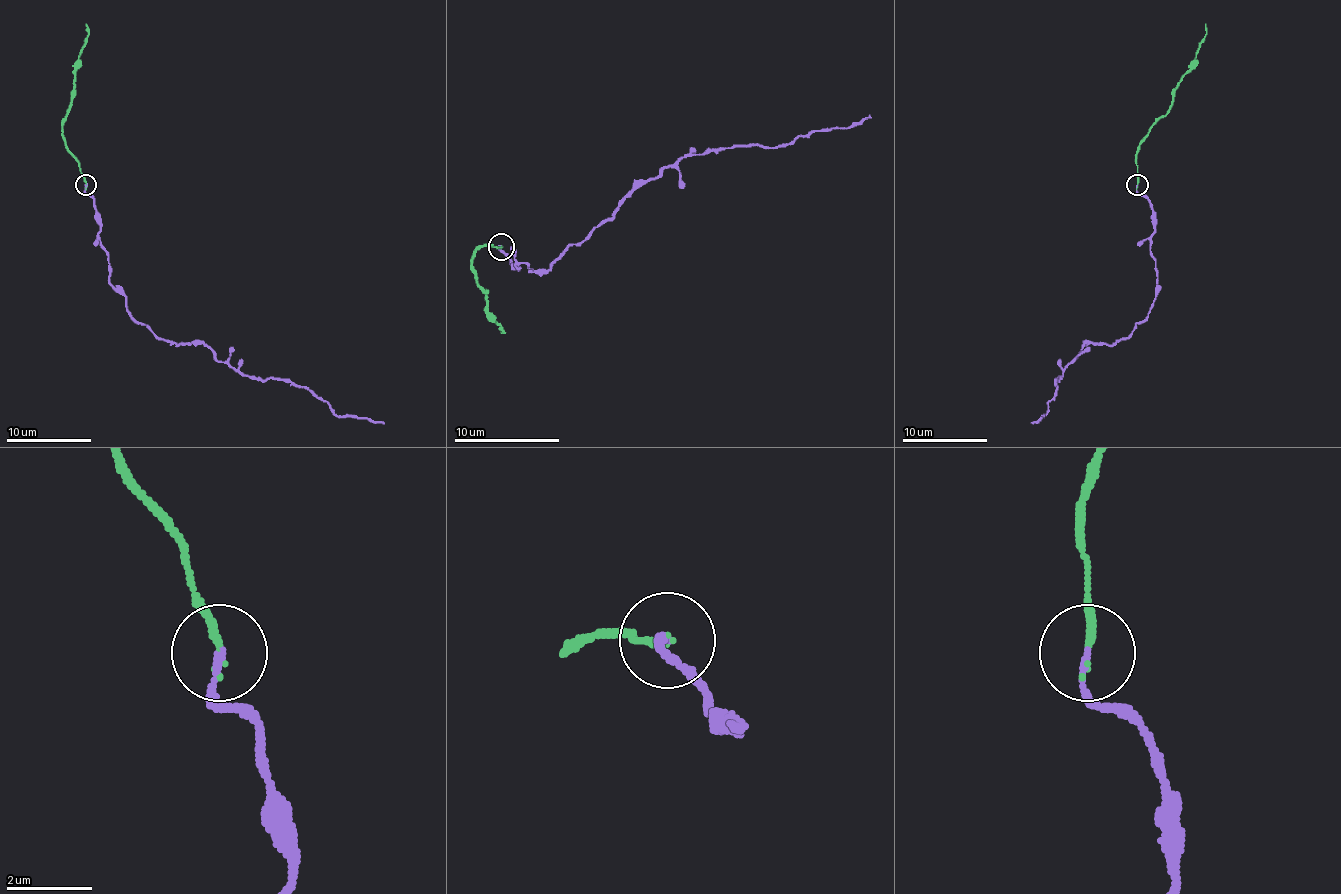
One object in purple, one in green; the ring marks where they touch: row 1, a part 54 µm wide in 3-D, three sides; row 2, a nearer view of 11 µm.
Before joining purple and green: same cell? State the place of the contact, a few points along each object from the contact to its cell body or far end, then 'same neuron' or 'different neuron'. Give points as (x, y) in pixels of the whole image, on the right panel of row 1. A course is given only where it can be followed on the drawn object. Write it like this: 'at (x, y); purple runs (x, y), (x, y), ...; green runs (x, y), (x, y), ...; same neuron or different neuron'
at (1137, 184); purple runs (1137, 185), (1154, 227), (1156, 295), (1147, 317), (1122, 340), (1086, 342), (1056, 378), (1045, 414), (1030, 423); green runs (1137, 185), (1137, 149), (1147, 131), (1166, 112), (1173, 100), (1173, 89), (1205, 36), (1205, 23); same neuron

